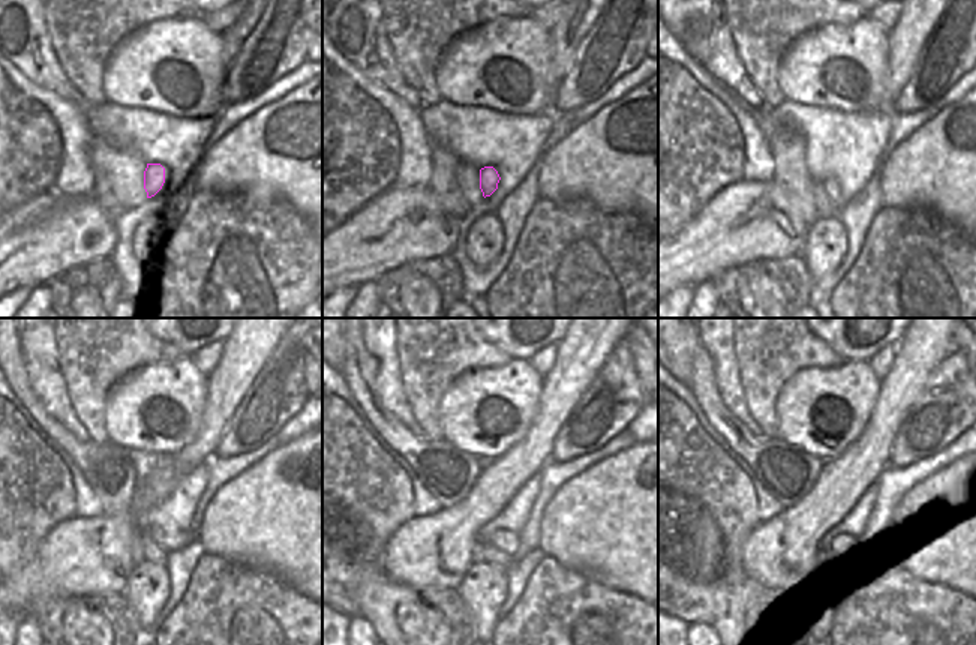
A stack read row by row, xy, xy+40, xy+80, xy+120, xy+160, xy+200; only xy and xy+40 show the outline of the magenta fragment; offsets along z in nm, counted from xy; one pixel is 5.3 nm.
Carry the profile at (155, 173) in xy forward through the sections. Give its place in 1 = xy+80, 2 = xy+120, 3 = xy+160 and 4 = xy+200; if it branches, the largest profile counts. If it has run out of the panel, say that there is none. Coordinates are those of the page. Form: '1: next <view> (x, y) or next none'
1: next xy+80 (829, 186)
2: next xy+120 (170, 542)
3: next xy+160 (505, 540)
4: next xy+200 (843, 545)

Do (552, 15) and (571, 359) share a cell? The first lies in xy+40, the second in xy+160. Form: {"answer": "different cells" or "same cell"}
{"answer": "different cells"}

